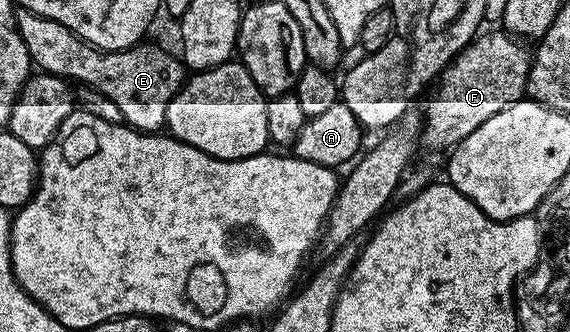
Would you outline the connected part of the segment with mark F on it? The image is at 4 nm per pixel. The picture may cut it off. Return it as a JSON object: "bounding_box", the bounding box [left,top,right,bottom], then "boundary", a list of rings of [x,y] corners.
{"bounding_box":[421,31,531,153],"boundary":[[[483,31],[475,36],[438,77],[438,93],[424,107],[421,143],[425,147],[443,153],[453,150],[461,140],[468,138],[468,134],[472,134],[472,130],[476,130],[476,126],[484,126],[492,114],[508,110],[508,106],[526,96],[531,49],[521,39],[497,31]]]}

